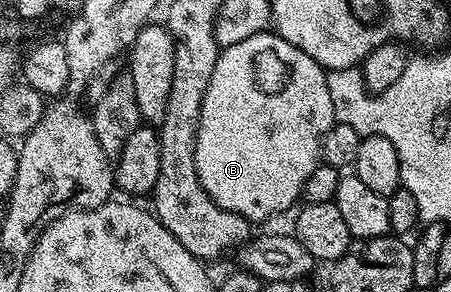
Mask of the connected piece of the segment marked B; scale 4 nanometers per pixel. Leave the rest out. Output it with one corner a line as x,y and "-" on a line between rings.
273,30
252,34
252,38
219,51
212,82
204,94
196,138
196,174
216,206
257,222
299,203
308,174
320,162
322,135
336,122
326,74
327,69

